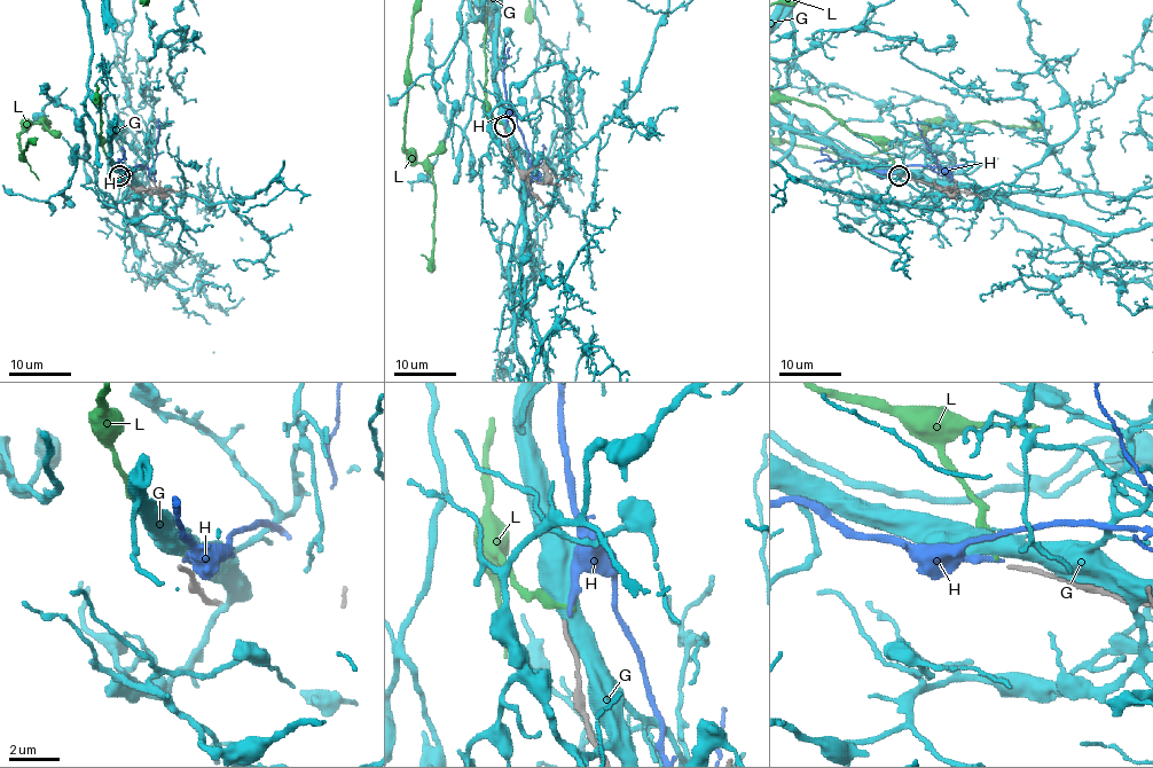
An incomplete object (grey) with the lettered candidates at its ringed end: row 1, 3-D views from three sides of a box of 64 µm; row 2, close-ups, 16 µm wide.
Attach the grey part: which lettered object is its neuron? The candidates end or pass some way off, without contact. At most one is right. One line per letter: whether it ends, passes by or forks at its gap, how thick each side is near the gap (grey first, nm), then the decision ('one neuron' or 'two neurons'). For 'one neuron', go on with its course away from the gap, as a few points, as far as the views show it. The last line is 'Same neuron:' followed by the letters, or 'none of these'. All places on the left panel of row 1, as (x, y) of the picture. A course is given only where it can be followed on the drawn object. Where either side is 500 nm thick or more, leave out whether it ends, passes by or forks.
G: calibres 160 and 600 nm; two neurons
H: it ends; calibres 160 and 220 nm; two neurons
L: it ends; calibres 160 and 200 nm; two neurons
Same neuron: none of these

